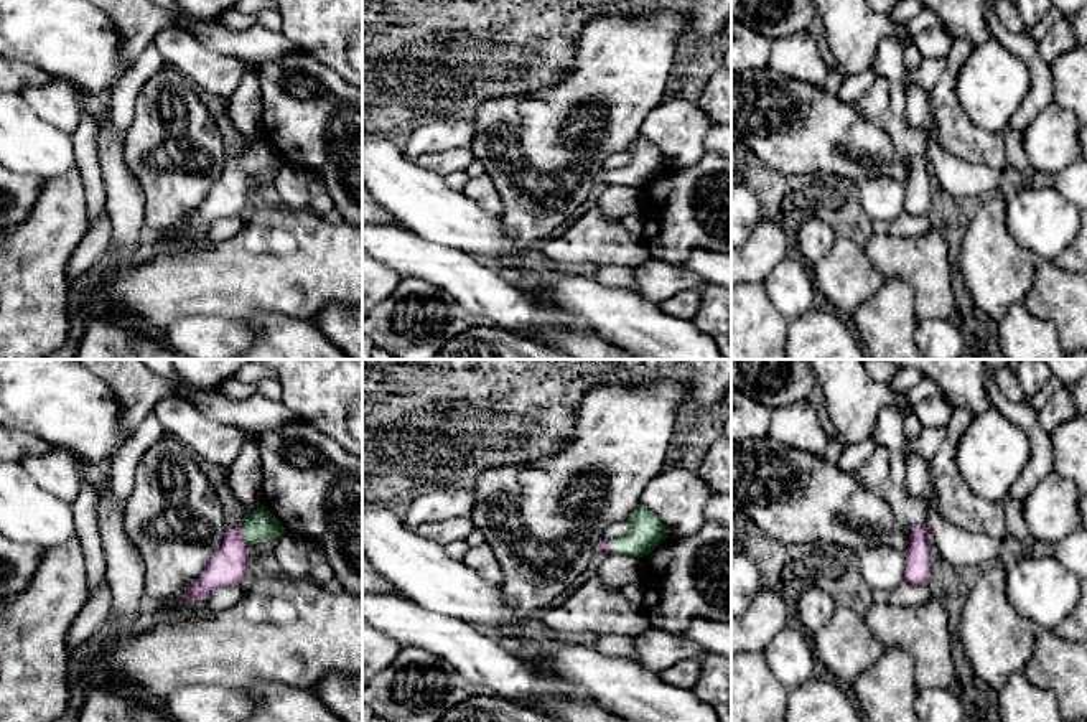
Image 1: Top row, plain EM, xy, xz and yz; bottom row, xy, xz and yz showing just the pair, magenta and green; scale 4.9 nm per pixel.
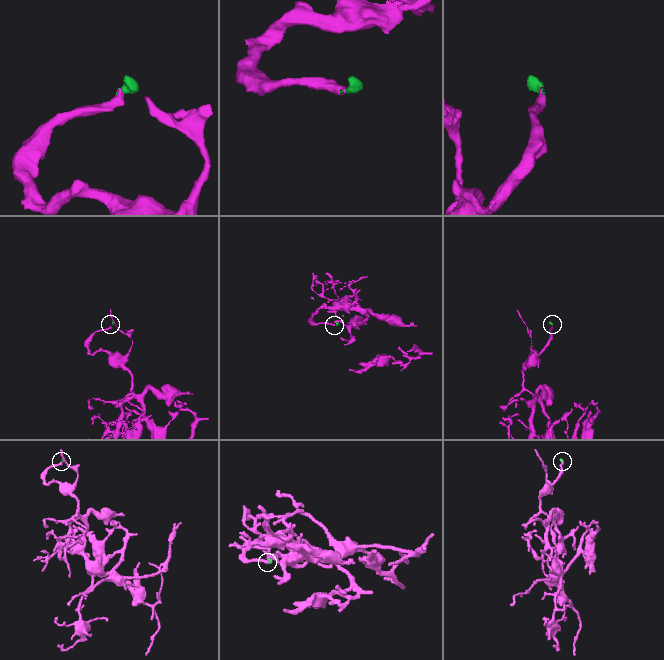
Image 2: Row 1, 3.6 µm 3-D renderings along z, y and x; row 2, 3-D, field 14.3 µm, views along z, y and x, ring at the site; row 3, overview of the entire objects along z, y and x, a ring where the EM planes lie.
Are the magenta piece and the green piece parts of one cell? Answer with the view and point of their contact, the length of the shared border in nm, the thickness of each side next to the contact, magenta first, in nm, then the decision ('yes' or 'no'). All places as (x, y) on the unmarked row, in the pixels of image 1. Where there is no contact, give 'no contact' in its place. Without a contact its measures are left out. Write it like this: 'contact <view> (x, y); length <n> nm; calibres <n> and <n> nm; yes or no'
contact xy (241, 164); length 130 nm; calibres 180 and 150 nm; yes

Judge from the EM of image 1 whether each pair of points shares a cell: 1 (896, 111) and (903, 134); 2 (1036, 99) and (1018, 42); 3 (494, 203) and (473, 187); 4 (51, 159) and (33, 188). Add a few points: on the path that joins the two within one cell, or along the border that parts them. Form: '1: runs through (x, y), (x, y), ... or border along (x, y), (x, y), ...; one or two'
1: runs through (896, 116), (898, 129); one
2: runs through (1038, 84), (1038, 66), (1031, 56); one
3: runs through (489, 198), (478, 188); one
4: border along (17, 172), (38, 175), (43, 180); two

